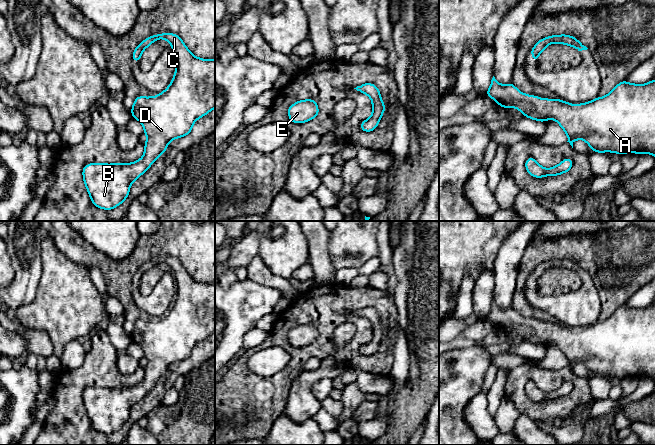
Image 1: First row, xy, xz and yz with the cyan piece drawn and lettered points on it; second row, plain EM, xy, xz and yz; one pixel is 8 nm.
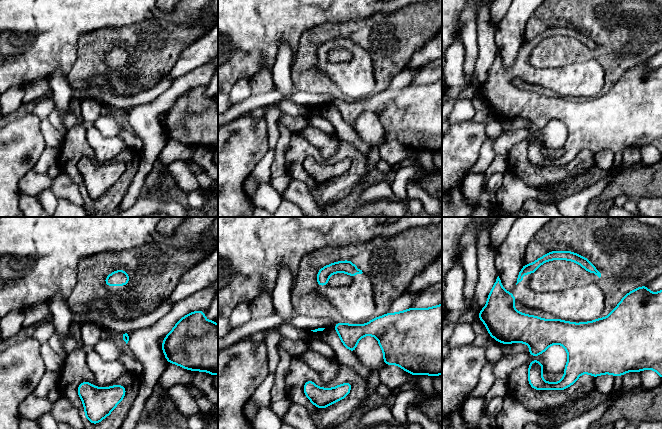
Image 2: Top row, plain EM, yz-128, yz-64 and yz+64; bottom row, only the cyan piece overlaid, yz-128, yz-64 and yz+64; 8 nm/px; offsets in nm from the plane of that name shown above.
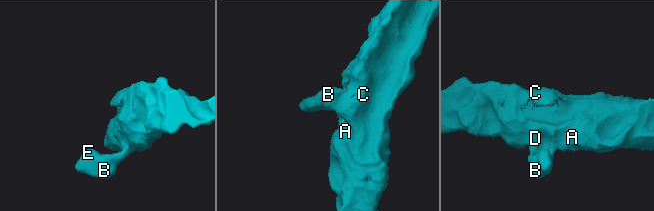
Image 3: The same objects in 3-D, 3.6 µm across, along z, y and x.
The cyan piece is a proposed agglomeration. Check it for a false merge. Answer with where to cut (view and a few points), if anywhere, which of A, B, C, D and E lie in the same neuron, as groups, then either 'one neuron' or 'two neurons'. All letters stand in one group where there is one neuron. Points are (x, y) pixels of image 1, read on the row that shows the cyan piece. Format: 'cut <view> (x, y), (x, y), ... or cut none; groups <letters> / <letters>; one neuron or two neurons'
cut none; groups A B C D E; one neuron

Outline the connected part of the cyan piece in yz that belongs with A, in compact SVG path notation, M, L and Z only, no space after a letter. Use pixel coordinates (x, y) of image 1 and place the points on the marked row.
M493 76L485 95L496 100L496 105L503 106L505 109L517 108L524 117L542 122L555 119L567 134L567 142L572 148L575 140L584 139L593 153L615 152L620 155L627 152L639 155L649 153L655 157L655 80L644 85L623 80L605 97L574 105L561 99L543 99L523 94L512 82L503 86Z

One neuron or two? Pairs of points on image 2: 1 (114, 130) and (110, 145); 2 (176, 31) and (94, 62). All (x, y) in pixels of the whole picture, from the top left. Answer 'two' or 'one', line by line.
1: two
2: one

